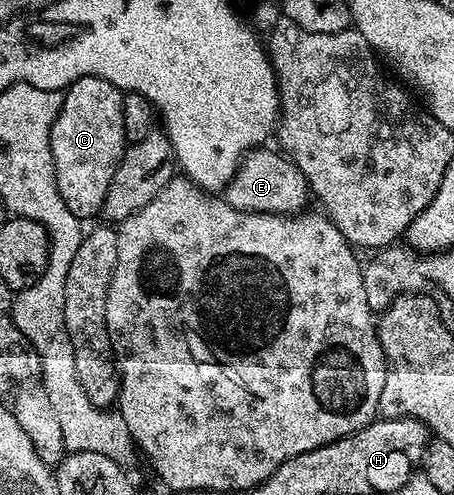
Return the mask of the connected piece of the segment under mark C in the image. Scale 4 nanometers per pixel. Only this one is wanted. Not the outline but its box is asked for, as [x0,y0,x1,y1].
[50,77,127,219]

